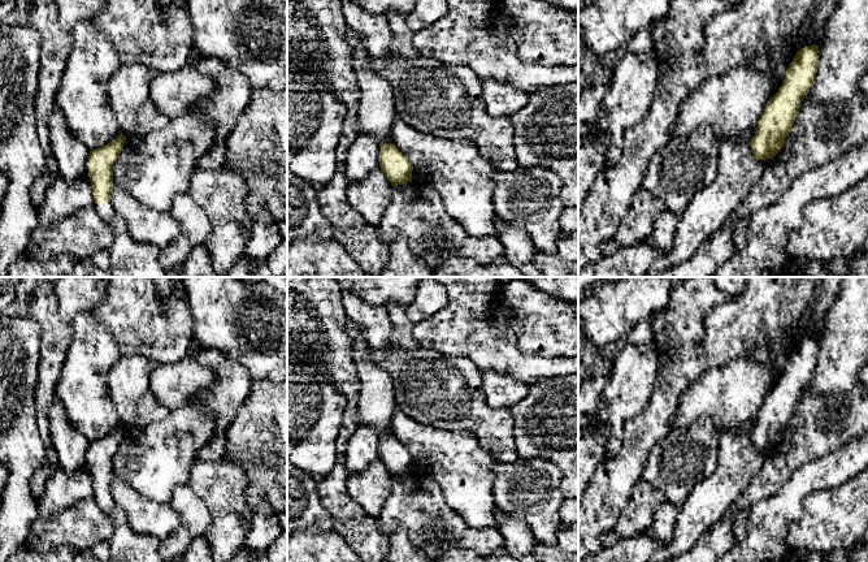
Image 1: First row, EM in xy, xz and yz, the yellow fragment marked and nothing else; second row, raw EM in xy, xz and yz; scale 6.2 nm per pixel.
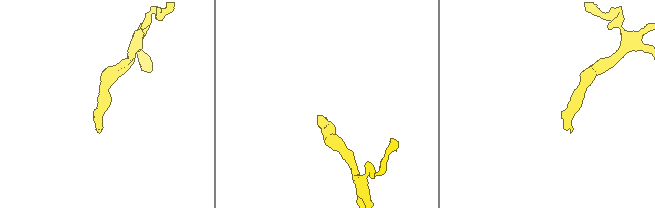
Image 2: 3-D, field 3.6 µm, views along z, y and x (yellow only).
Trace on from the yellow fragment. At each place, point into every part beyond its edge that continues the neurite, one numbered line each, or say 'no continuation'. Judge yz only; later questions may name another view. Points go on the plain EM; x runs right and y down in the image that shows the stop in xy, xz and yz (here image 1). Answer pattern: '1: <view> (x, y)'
no continuation

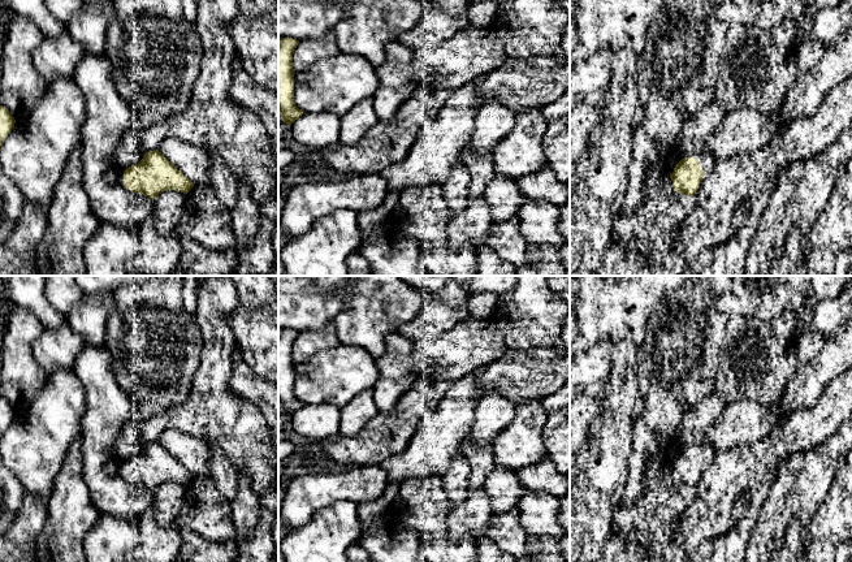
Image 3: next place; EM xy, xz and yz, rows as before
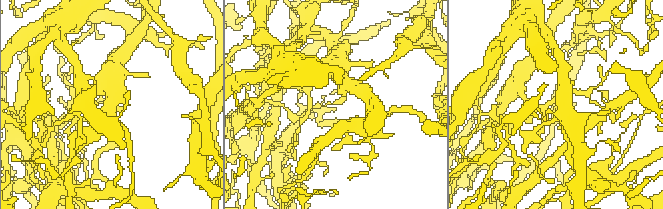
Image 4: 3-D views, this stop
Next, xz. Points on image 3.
no continuation

